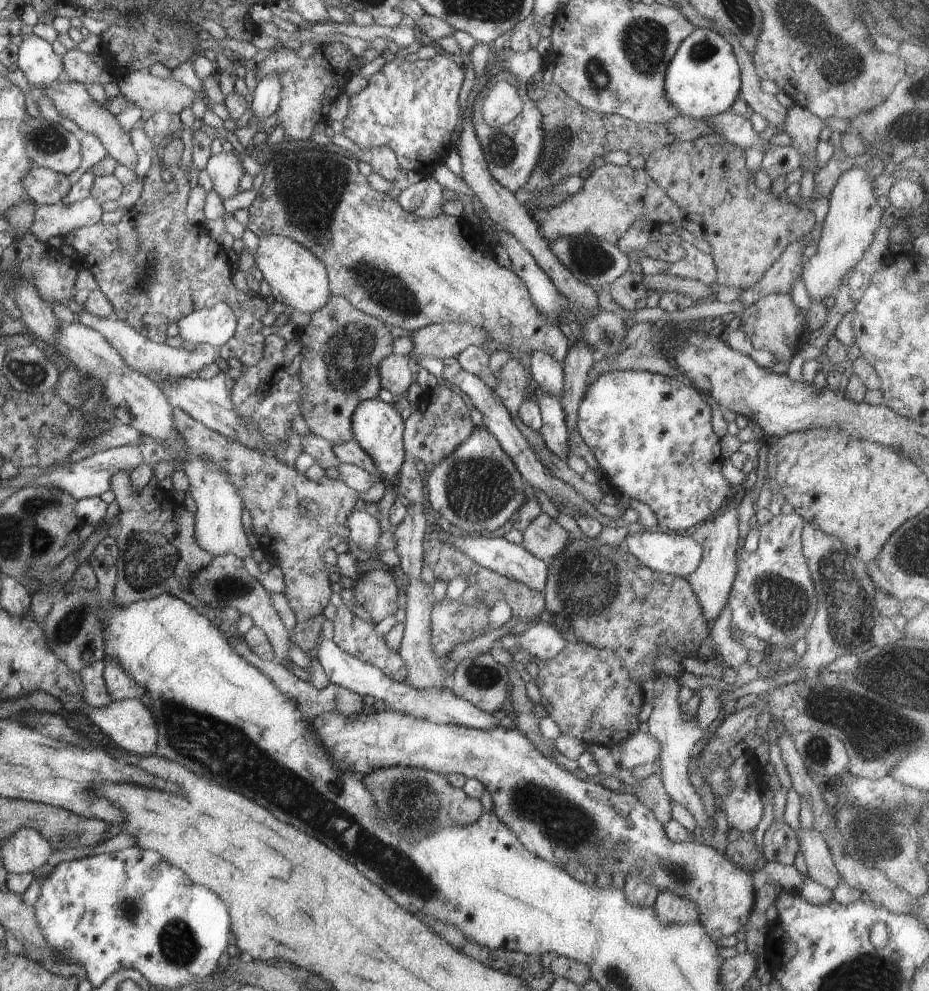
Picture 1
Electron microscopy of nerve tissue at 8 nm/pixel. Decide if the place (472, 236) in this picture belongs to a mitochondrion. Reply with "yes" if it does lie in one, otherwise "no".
no

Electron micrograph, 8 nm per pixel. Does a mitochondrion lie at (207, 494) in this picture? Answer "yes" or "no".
no

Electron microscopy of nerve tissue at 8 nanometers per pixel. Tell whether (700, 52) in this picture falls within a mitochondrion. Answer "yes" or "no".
yes

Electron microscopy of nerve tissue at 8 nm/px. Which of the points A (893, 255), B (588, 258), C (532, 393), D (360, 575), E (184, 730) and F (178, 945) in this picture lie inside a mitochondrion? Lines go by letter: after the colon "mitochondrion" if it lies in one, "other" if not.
A: other
B: mitochondrion
C: other
D: other
E: mitochondrion
F: mitochondrion

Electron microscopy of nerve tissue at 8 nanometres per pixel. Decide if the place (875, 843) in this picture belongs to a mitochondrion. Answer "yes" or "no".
yes

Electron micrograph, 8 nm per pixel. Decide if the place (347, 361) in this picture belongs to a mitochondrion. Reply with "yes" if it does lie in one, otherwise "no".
yes

